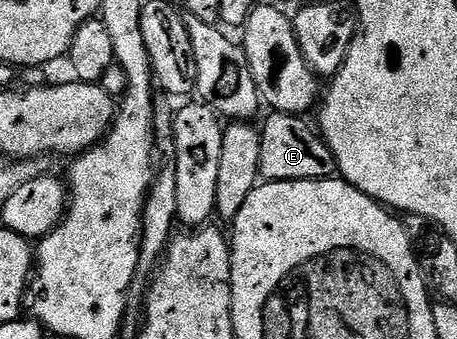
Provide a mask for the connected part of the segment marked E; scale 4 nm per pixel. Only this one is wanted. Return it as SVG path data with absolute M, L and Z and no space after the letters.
M268 113L267 123L261 126L261 168L260 175L269 182L300 182L301 180L317 180L329 178L336 173L335 157L327 141L314 125L306 121L306 117L297 114Z

